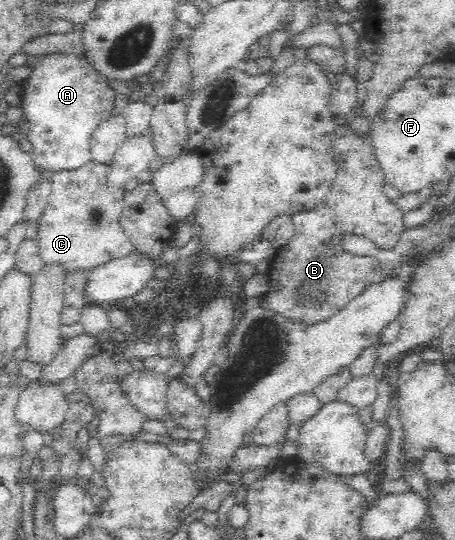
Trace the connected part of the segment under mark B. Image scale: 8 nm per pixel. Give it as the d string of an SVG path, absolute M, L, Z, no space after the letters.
M347 125L338 126L336 132L334 158L338 170L331 190L309 212L292 216L295 236L283 252L274 256L267 271L267 308L305 325L325 320L381 277L382 266L375 257L351 254L344 249L346 236L367 240L385 252L399 244L405 232L403 212L383 193L383 177L367 138L357 139Z

